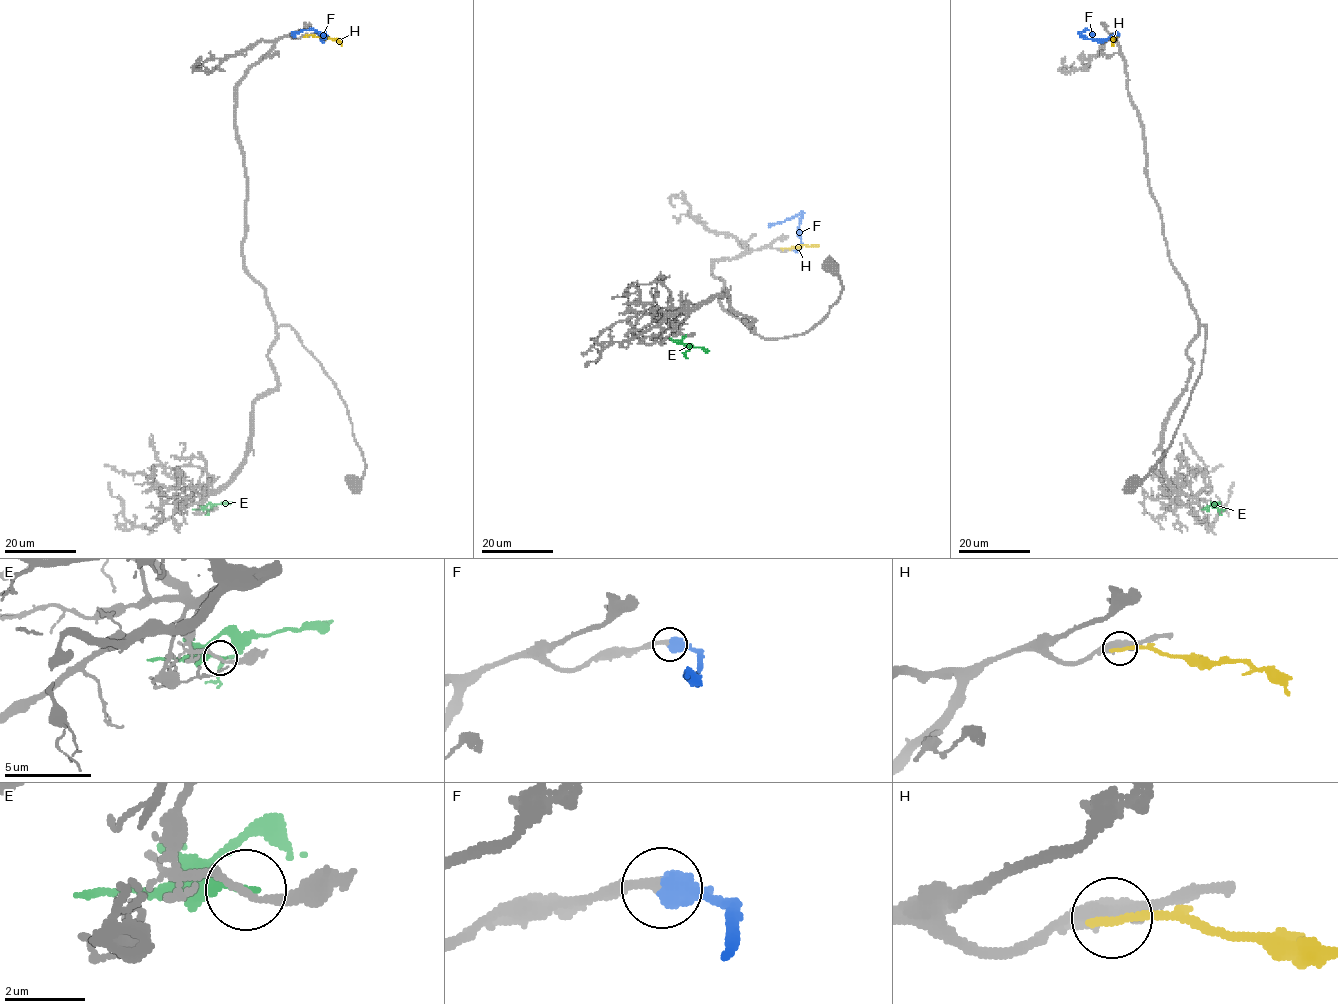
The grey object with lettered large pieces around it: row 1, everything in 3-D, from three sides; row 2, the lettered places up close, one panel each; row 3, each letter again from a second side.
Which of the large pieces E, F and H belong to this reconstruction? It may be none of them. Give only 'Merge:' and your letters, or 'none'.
Merge: F

